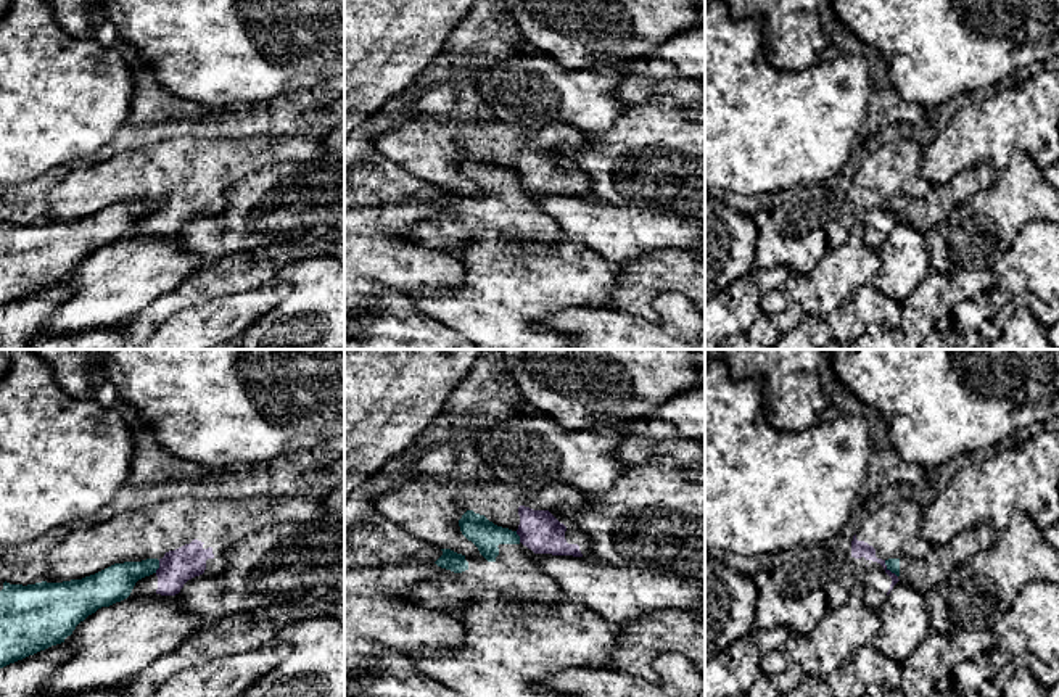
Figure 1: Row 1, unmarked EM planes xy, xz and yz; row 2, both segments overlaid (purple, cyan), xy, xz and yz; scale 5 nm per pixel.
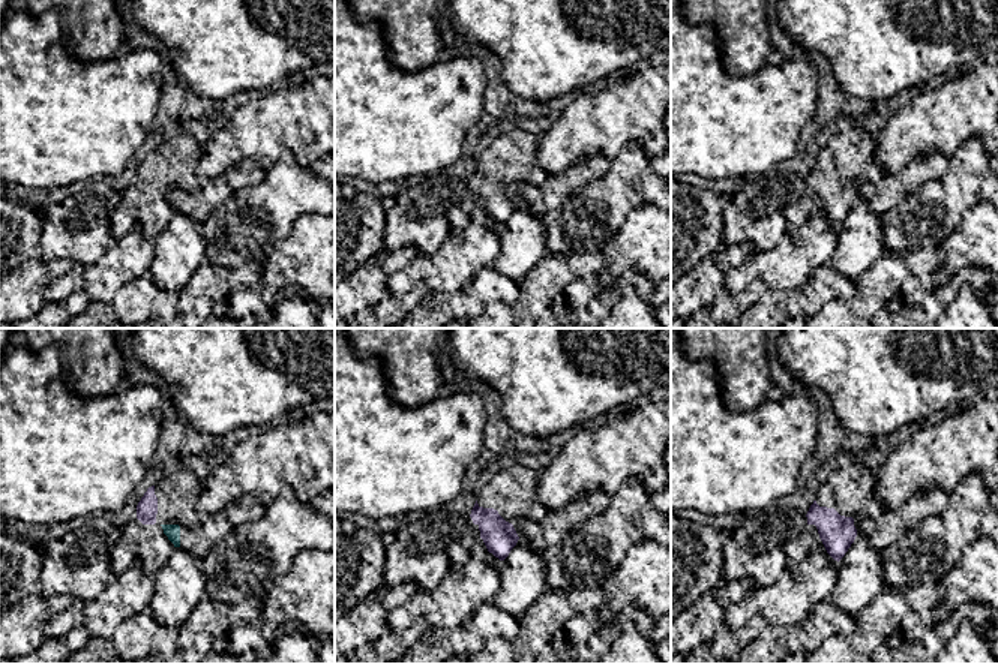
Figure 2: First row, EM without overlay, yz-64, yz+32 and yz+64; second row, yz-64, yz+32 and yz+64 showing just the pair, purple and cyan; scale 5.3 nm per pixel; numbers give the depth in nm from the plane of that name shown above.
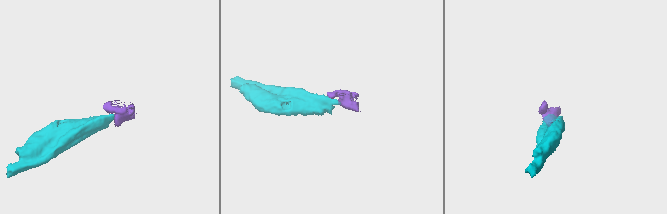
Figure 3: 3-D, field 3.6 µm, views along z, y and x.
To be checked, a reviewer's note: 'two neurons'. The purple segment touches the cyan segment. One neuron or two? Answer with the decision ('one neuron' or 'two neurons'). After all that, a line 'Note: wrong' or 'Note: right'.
two neurons
Note: right

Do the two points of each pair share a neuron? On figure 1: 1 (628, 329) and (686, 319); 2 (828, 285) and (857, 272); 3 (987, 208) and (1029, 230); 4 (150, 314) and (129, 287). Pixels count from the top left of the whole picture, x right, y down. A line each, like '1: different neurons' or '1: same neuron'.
1: same neuron
2: same neuron
3: different neurons
4: different neurons

